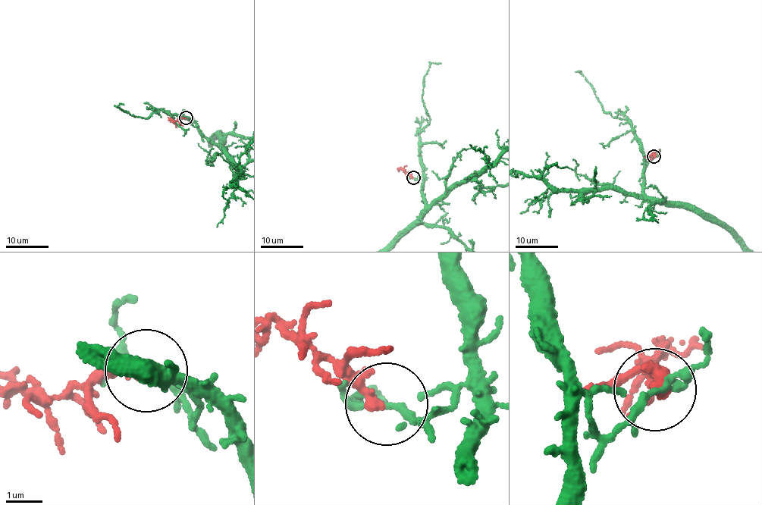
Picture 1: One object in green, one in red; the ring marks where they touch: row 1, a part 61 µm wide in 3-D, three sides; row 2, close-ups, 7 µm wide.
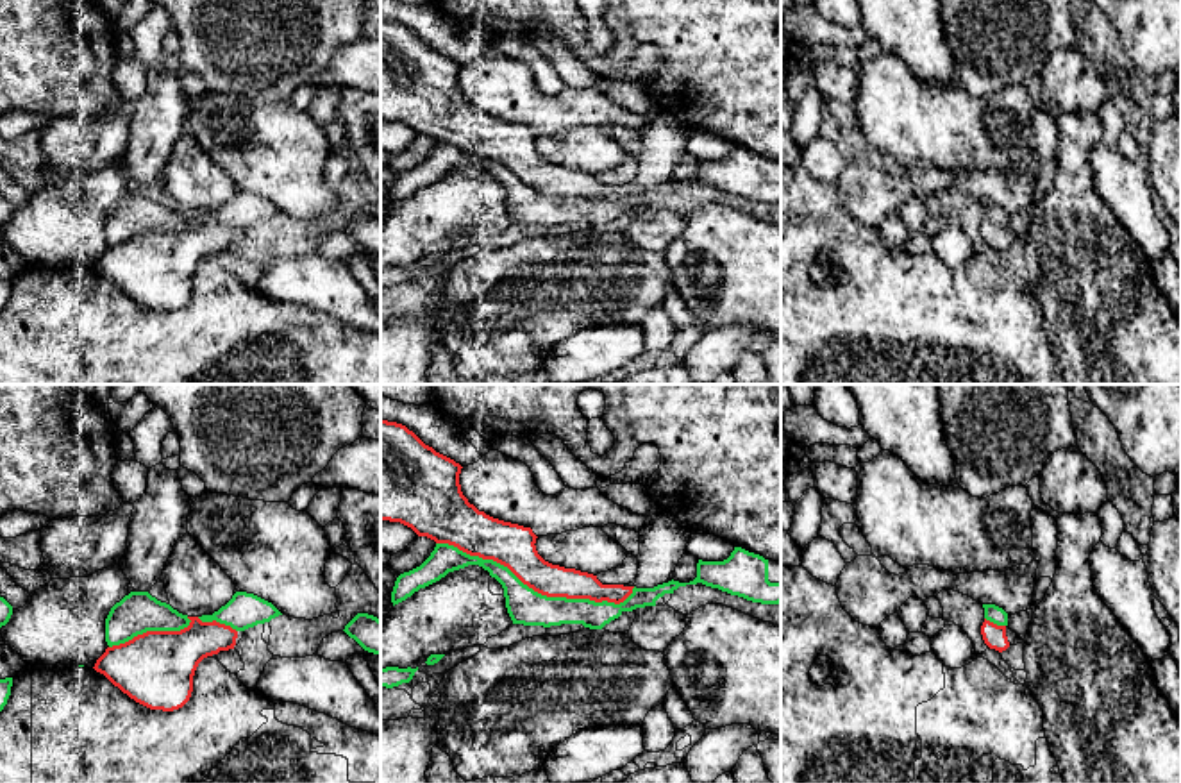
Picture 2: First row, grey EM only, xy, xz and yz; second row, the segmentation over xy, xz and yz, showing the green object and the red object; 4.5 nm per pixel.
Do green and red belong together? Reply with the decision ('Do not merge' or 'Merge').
Do not merge

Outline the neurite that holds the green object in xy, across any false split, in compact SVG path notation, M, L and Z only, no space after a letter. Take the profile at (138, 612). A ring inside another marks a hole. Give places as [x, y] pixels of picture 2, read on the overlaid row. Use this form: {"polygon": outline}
{"polygon": "M130 592L111 608L105 619L105 642L113 647L147 631L180 631L189 622L188 615L157 601L148 592Z"}

